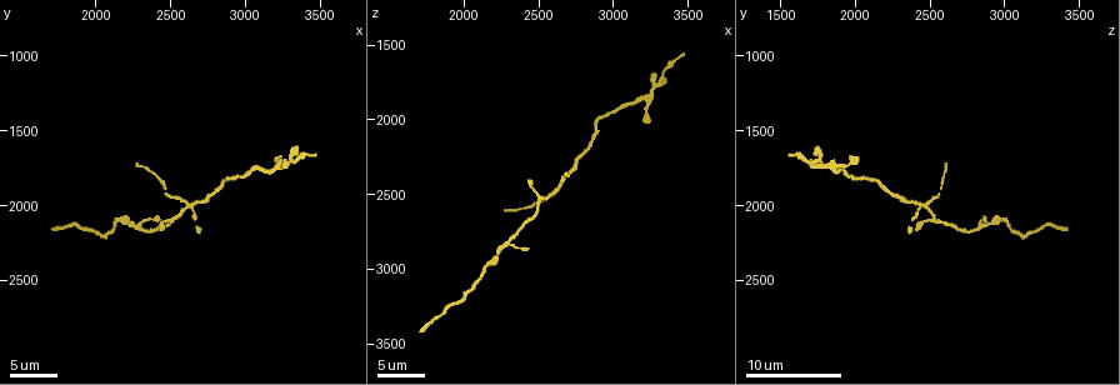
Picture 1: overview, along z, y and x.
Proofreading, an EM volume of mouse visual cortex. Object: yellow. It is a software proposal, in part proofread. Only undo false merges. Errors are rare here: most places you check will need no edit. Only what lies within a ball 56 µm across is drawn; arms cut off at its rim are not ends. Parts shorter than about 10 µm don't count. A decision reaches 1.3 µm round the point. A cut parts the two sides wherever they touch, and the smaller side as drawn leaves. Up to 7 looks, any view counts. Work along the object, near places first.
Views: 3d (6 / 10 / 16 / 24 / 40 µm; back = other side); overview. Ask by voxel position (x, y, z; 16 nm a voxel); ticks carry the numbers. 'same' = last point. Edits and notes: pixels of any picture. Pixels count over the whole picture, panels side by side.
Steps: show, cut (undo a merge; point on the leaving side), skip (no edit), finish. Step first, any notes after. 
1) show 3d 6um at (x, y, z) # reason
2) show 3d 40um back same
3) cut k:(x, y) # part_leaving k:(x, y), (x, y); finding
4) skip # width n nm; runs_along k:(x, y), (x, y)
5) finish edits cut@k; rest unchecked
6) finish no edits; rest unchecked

show 3d 10um at (2620, 2000, 2480) # four-way junction

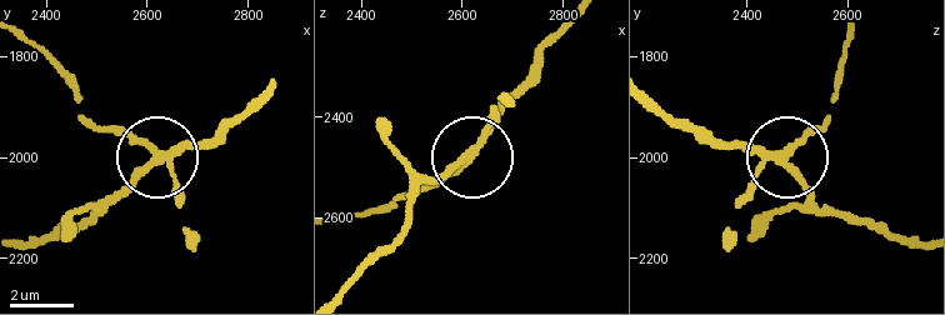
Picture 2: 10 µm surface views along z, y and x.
skip # side_arm 23 um; runs_along 2:(153, 161), (215, 145); one neuron here

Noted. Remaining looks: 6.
show 3d 10um at (2280, 2140, 2840) # calibre changes

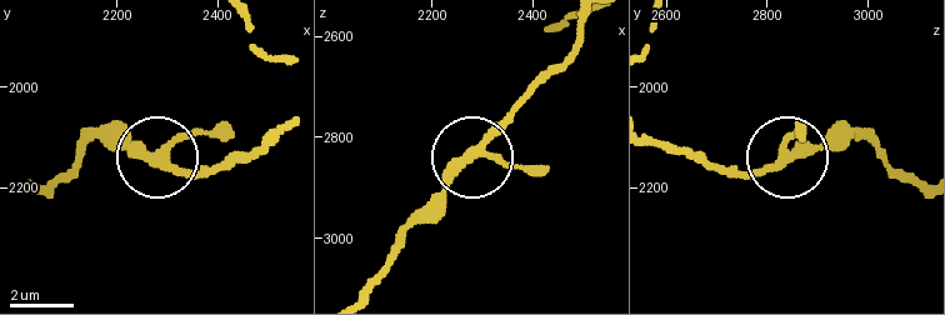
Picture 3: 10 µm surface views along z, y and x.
show 3d 10um back at (2290, 2150, 2830)

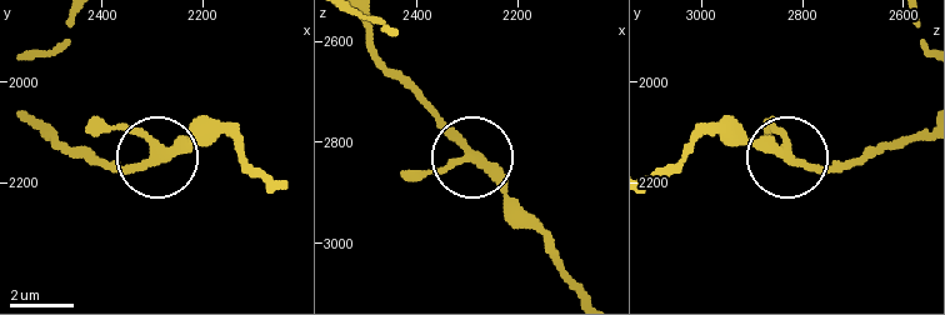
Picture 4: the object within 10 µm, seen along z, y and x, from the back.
skip # runs_along 4:(364, 24), (374, 56), (541, 231); continuous, no second neuron

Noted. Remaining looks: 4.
show 3d 16um at (3180, 1780, 1880) # sudden change in width

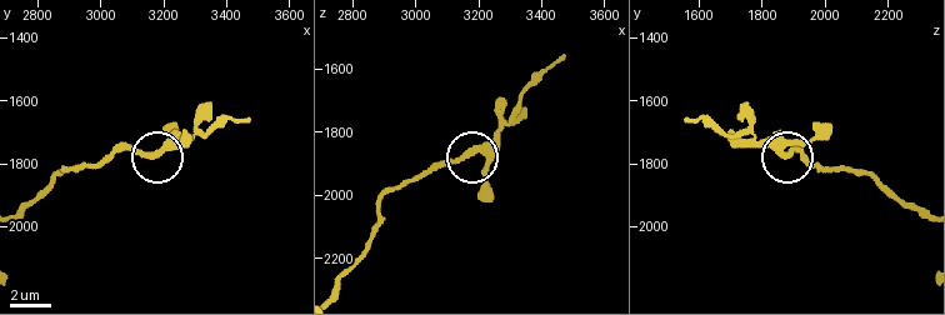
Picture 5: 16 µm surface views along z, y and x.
skip # runs_along 5:(20, 209), (64, 169), (124, 148), (160, 155), (198, 133); continuous, no second neuron

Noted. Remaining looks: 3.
finish no edits; rest unchecked

